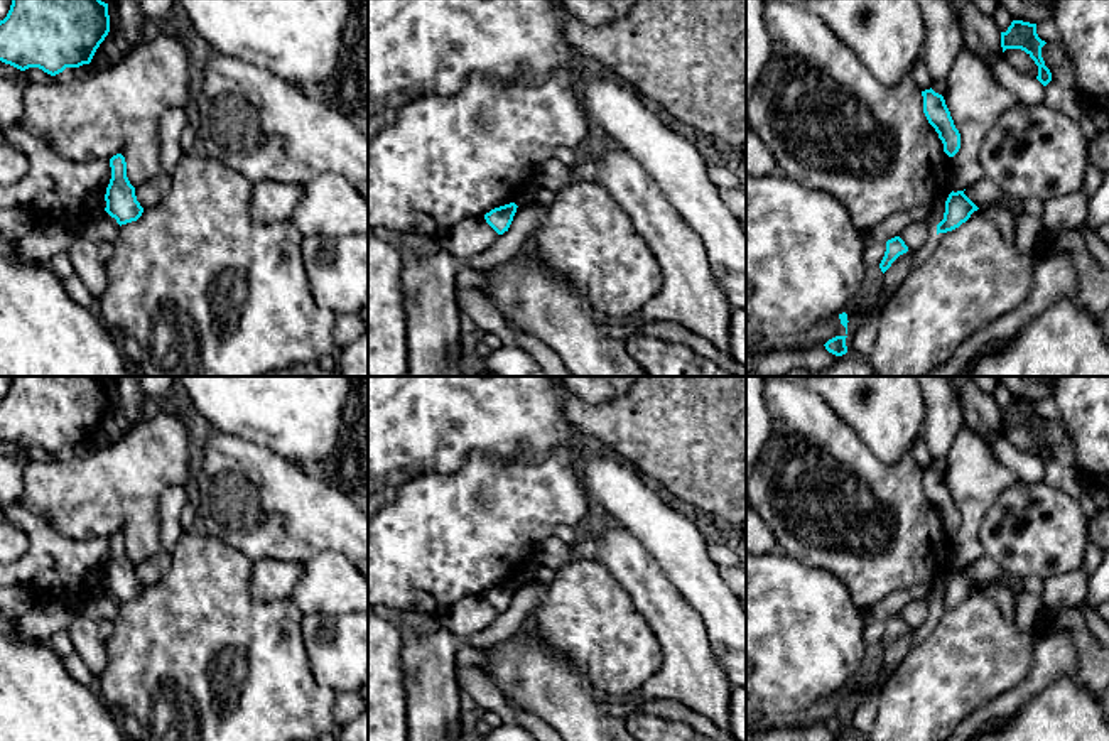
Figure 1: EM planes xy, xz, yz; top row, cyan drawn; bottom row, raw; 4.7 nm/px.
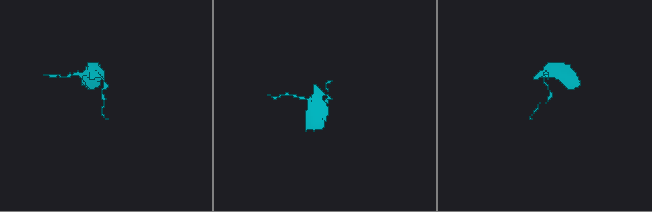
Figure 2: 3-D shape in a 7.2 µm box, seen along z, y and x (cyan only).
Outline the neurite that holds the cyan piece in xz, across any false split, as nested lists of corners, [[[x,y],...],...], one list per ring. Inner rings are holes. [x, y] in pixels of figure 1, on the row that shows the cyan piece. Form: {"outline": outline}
{"outline": [[[515,203],[495,208],[484,214],[484,219],[498,235],[503,235],[505,231],[508,231],[517,208],[518,206]]]}

